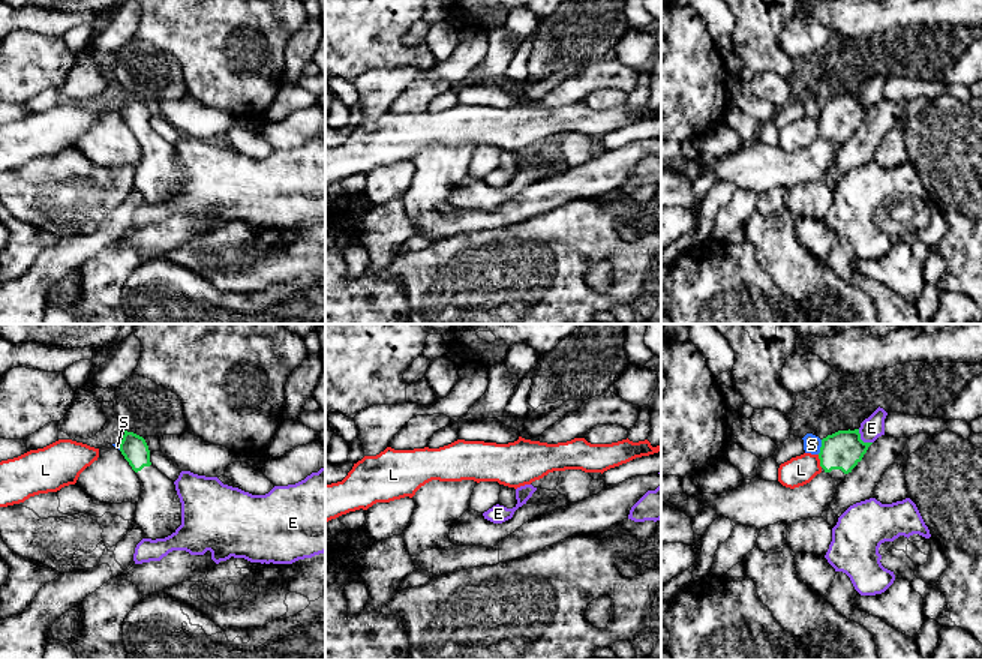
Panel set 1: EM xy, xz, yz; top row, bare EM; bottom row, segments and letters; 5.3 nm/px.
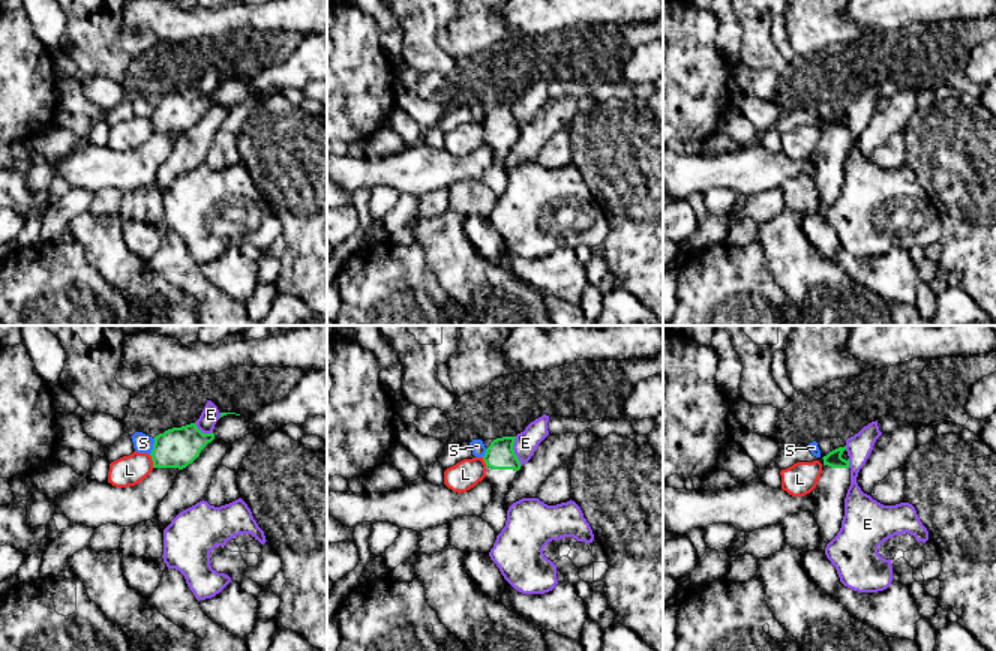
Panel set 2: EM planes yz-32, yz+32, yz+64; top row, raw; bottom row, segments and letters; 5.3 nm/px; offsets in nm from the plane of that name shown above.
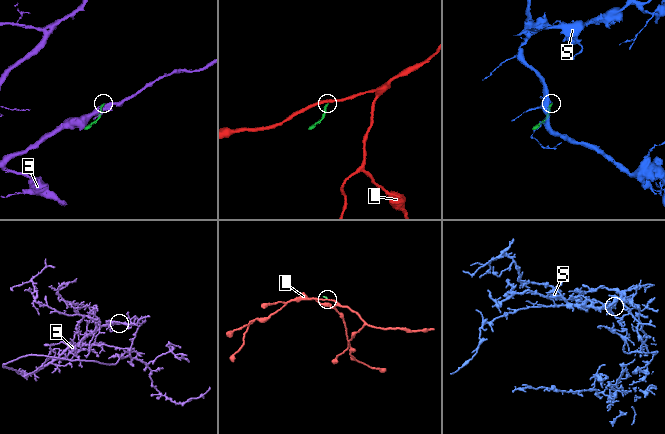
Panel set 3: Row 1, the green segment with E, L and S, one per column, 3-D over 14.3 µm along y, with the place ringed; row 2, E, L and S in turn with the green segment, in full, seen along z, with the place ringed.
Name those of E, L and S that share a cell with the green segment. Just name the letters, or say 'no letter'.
no letter

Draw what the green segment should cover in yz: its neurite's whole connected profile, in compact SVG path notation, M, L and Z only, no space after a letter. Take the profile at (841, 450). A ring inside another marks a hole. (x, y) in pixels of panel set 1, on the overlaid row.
M859 429L838 430L822 440L819 453L822 472L828 472L840 483L862 460L873 442L861 440Z

